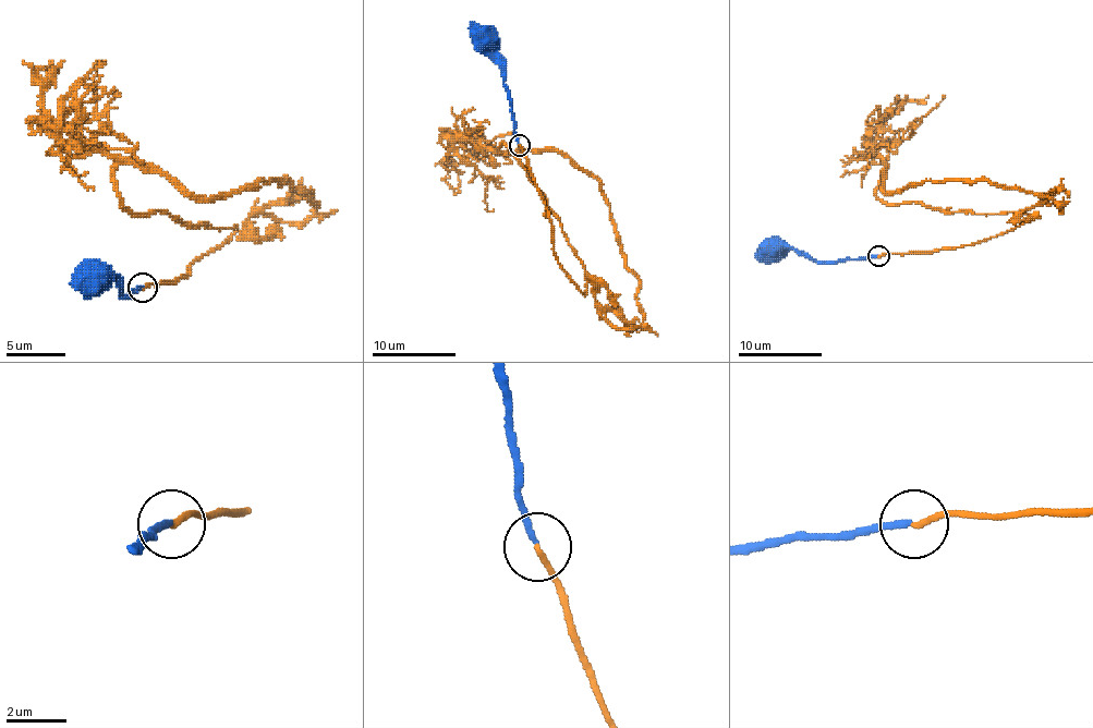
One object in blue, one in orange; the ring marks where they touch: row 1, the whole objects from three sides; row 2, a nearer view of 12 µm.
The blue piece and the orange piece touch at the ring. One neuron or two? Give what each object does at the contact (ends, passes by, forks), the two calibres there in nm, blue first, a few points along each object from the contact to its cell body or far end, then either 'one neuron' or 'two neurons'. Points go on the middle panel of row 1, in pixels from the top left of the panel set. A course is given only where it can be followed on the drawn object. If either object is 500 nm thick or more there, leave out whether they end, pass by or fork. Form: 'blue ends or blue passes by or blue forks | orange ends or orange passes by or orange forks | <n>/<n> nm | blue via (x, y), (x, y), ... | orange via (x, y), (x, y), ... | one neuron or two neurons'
blue ends | orange ends | 190/190 nm | blue via (520, 145), (513, 130), (512, 99), (506, 88), (504, 70), (483, 47), (483, 33), (472, 22) | orange via (520, 145), (554, 253), (584, 294), (559, 217), (512, 150), (460, 141), (493, 209) | two neurons

